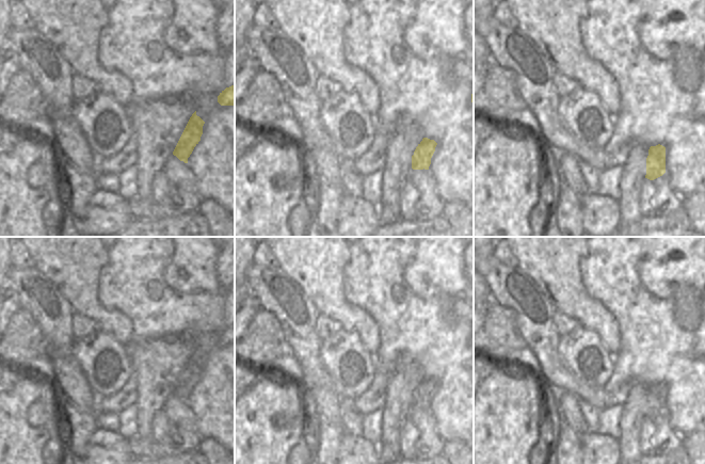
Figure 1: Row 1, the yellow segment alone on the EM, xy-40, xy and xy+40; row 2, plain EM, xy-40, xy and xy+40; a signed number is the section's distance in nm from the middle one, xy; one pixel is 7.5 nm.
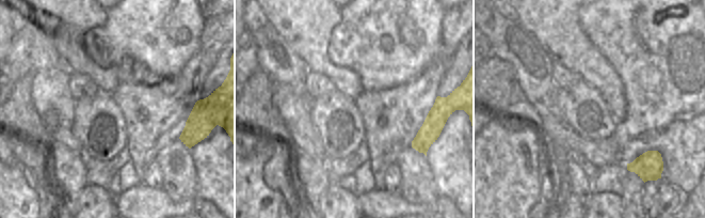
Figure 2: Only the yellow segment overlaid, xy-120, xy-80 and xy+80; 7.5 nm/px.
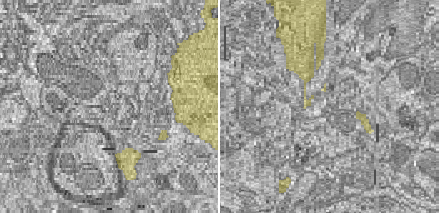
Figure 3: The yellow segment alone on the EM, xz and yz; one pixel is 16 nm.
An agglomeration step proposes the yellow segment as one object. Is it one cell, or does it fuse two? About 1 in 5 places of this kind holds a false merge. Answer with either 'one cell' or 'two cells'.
two cells

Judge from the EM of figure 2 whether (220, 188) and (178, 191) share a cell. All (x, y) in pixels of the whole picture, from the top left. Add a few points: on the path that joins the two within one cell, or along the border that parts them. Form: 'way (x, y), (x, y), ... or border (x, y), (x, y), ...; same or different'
border (193, 166), (195, 169), (196, 199); different

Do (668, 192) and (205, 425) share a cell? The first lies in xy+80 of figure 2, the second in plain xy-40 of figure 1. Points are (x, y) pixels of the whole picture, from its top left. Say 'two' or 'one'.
two

